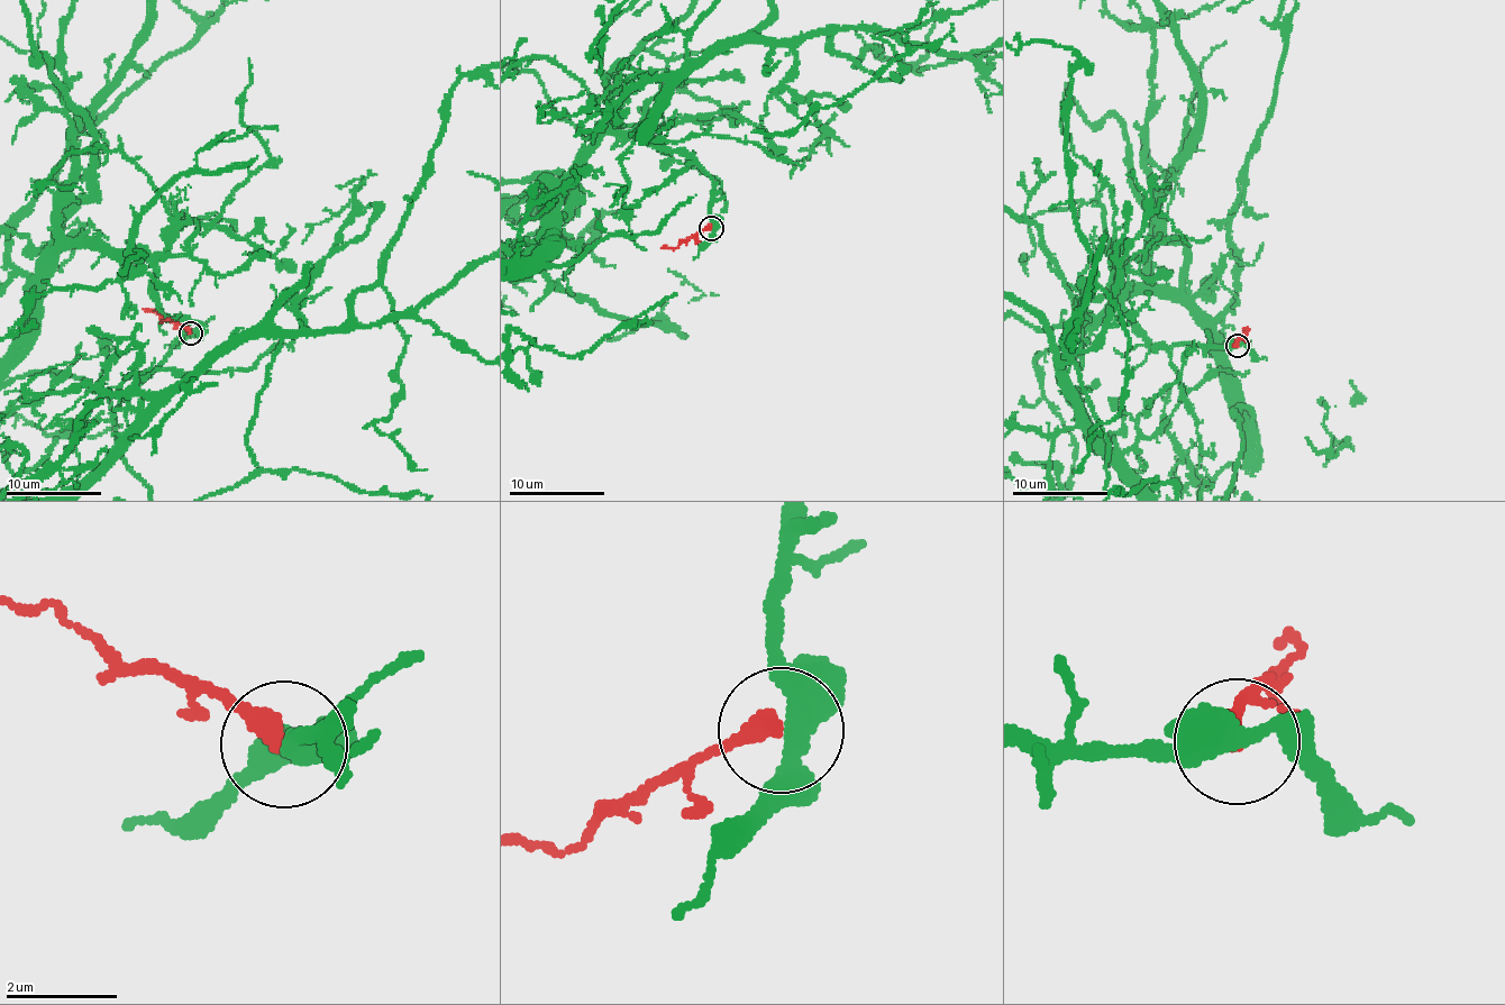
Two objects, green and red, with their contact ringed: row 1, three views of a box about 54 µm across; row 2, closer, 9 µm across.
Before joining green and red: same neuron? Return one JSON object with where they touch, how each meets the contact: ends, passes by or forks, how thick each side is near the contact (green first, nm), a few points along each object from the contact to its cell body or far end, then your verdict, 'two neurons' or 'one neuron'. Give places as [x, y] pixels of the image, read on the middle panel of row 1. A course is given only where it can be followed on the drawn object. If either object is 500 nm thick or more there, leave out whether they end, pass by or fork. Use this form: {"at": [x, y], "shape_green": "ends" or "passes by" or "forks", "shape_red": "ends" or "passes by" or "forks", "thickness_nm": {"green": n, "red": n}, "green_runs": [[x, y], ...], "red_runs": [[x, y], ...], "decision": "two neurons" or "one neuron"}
{"at": [711, 228], "shape_green": "forks", "shape_red": "ends", "thickness_nm": {"green": 360, "red": 380}, "red_runs": [[711, 228], [676, 247], [660, 247]], "decision": "two neurons"}

